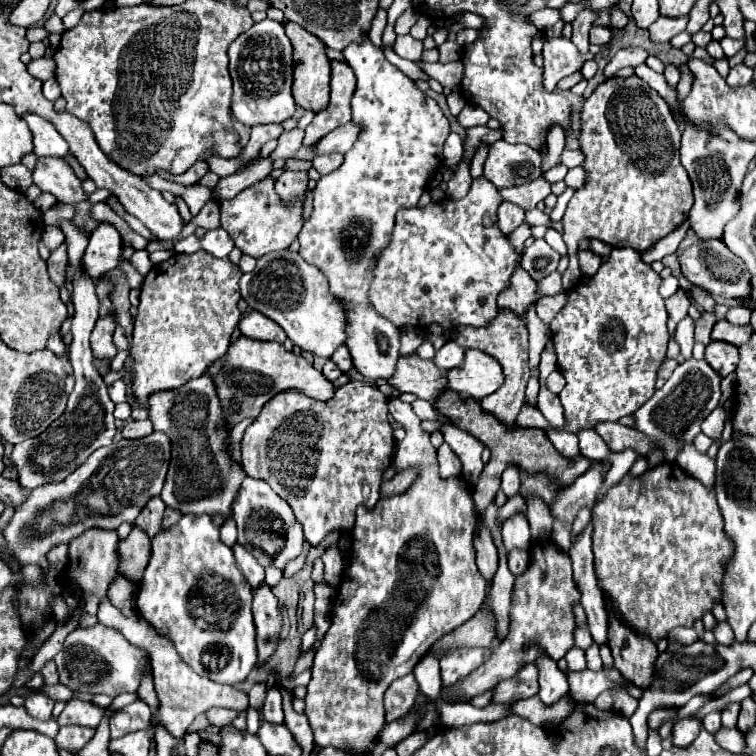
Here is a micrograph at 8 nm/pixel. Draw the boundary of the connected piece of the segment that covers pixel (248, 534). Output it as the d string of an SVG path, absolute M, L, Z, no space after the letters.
M249 476L243 480L233 502L233 518L239 530L237 542L245 544L245 548L253 552L261 566L277 566L283 570L289 560L297 558L303 552L305 536L301 524L295 520L295 514L289 508L287 500L283 500L265 480Z

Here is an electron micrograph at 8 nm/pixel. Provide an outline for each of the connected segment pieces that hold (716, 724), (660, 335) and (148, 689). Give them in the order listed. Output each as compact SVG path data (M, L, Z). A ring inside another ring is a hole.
M709 713L703 718L703 726L710 733L716 733L721 728L721 713Z
M613 248L609 258L601 264L601 268L597 270L597 274L593 278L589 278L587 282L579 282L577 286L567 290L567 304L559 310L559 314L553 318L551 322L551 334L553 334L553 342L555 342L555 350L557 350L557 366L561 370L561 374L565 376L567 384L559 394L559 400L565 408L565 430L577 434L581 428L593 428L597 422L603 420L619 420L621 416L631 416L639 406L643 406L655 392L655 378L657 378L657 370L665 360L665 352L667 352L667 342L669 342L669 330L667 330L667 310L665 310L665 300L659 294L659 284L661 284L661 276L647 264L641 260L641 254L633 248Z
M145 676L145 680L141 682L141 688L137 690L137 694L139 694L139 698L143 700L143 702L147 702L149 704L149 708L151 708L151 712L157 712L159 708L159 700L157 700L157 694L155 694L155 688L153 688L153 680L151 680L151 676Z

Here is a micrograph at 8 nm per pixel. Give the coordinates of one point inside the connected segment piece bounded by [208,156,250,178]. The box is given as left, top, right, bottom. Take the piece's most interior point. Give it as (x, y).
(222, 167)

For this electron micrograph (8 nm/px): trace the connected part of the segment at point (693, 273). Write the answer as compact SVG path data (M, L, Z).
M709 240L709 242L693 244L691 248L687 248L683 252L679 262L681 262L683 276L689 282L695 282L697 286L705 288L711 296L721 296L721 298L735 300L735 302L751 300L753 286L751 286L751 272L749 272L749 268L725 244L721 244L721 240Z

